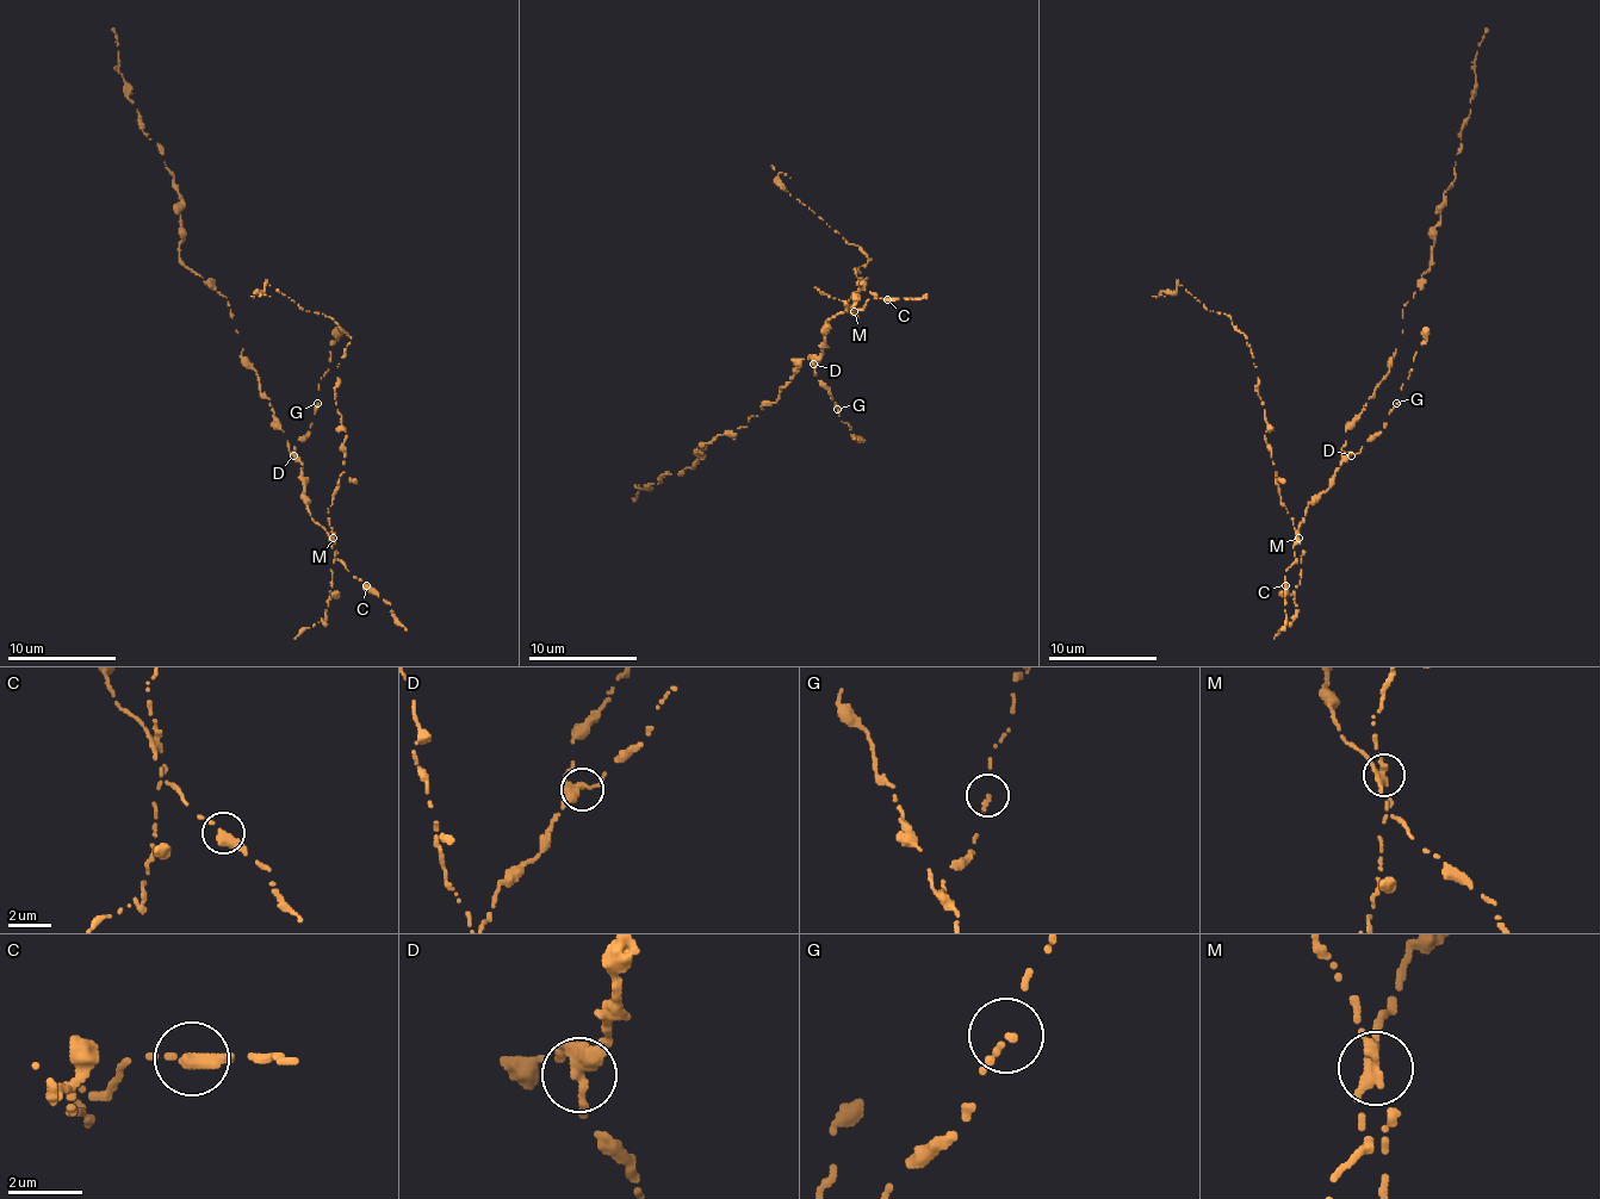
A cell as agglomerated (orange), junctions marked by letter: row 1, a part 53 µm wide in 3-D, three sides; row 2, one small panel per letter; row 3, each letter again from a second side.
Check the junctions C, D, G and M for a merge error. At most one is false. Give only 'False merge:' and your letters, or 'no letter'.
False merge: M

